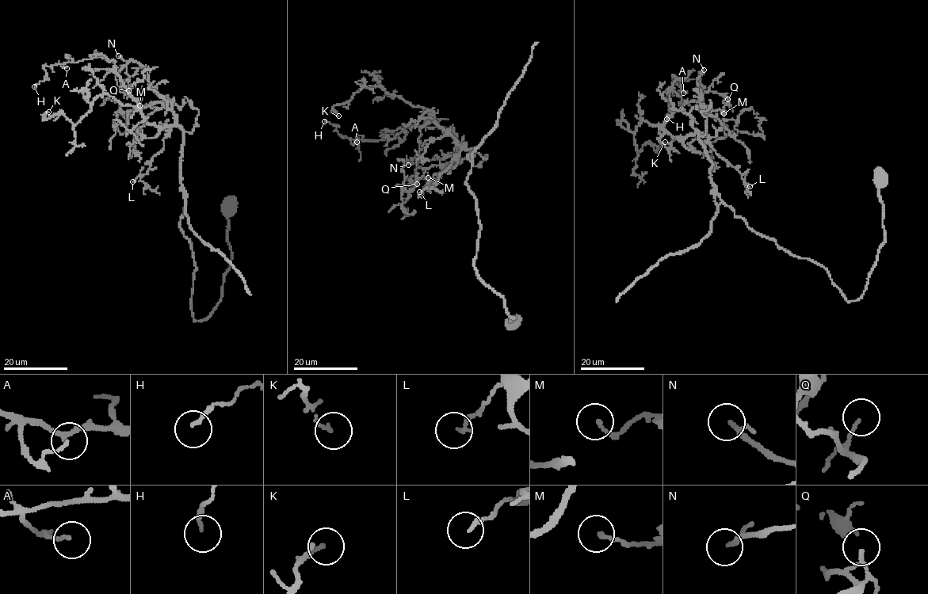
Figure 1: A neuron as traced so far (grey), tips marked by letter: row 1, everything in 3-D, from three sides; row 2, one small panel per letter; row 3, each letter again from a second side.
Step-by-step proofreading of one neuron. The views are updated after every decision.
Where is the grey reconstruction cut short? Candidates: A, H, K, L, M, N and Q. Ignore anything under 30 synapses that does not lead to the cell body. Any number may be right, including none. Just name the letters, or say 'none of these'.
none of these

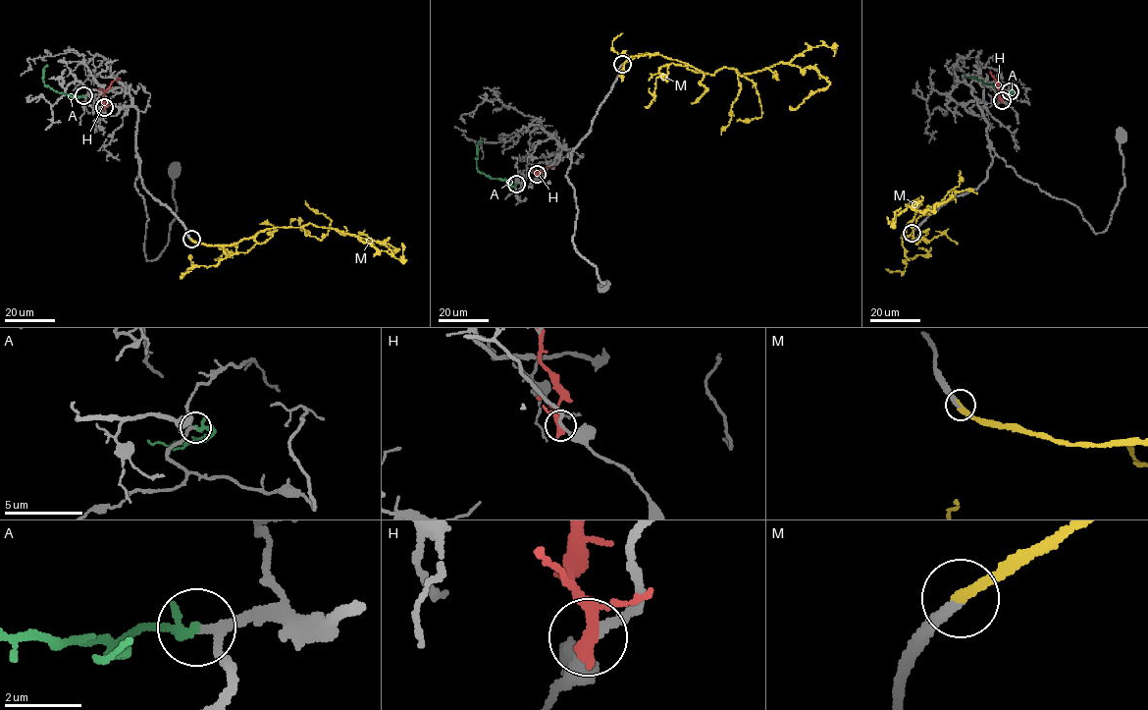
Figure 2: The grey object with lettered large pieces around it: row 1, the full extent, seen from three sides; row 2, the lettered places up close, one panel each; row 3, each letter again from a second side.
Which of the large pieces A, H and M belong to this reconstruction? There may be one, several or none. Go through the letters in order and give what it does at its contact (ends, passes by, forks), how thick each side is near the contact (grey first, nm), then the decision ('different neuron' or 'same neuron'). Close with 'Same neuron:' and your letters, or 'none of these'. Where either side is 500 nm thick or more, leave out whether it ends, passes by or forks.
A: it ends there; 190 nm thick on the grey side, 240 nm on the other; different neuron
H: it passes by; 200 nm thick on the grey side, 340 nm on the other; different neuron
M: it ends there; 280 nm thick on the grey side, 280 nm on the other; same neuron
Same neuron: M

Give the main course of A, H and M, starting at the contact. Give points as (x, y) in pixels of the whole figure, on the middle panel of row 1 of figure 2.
A: (516, 184), (511, 187), (504, 180), (490, 178), (478, 170), (477, 142), (481, 141)
H: (538, 174), (553, 166)
M: (622, 65), (659, 54), (713, 75), (734, 68), (744, 75), (782, 62), (813, 67), (830, 83), (796, 109)

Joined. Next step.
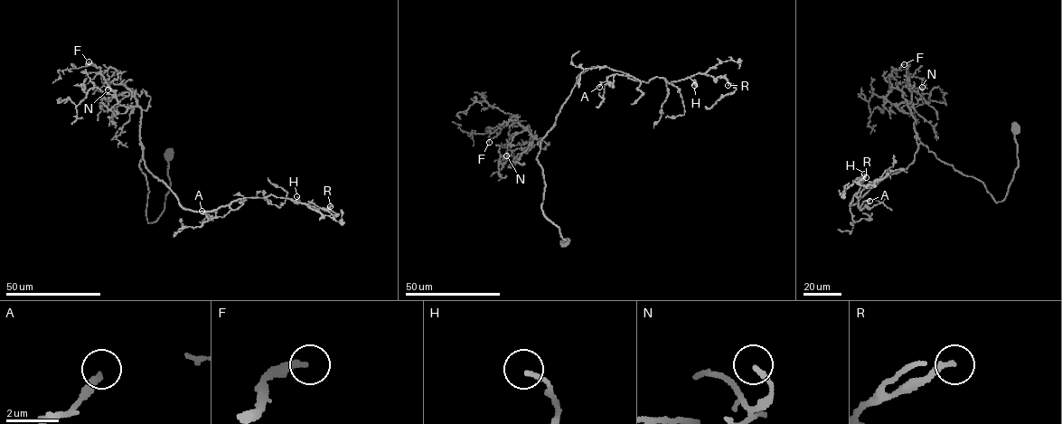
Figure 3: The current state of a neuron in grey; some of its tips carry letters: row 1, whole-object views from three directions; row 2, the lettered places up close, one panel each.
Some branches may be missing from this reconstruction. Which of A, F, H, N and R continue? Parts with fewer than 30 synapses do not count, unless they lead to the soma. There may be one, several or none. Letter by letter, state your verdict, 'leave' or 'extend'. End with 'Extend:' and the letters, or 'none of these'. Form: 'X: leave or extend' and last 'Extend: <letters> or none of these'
A: leave
F: extend
H: leave
N: leave
R: leave
Extend: F

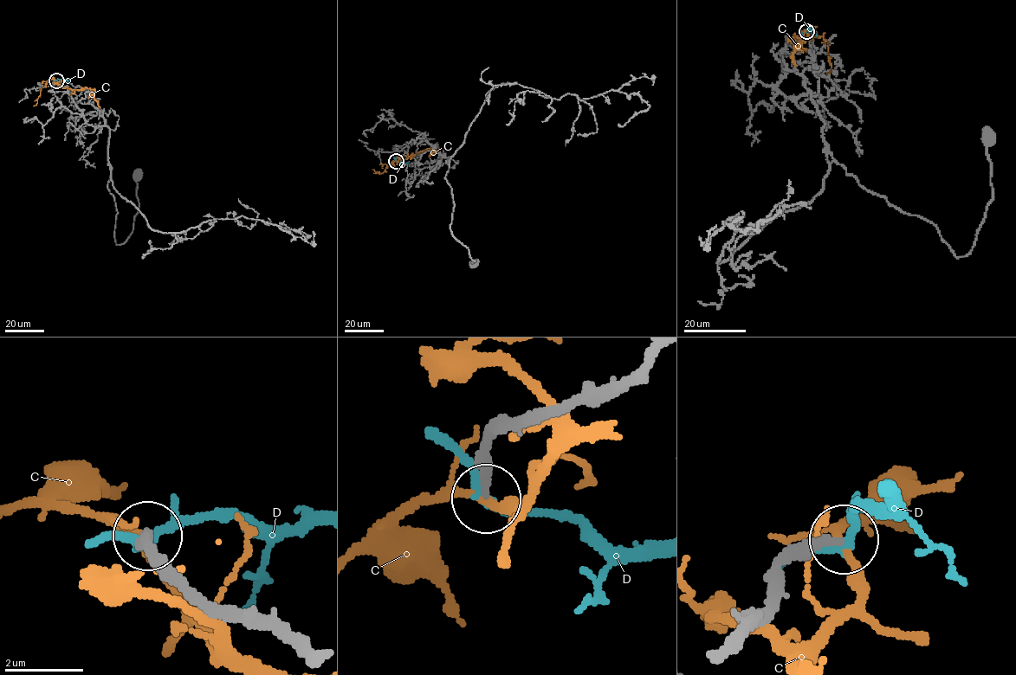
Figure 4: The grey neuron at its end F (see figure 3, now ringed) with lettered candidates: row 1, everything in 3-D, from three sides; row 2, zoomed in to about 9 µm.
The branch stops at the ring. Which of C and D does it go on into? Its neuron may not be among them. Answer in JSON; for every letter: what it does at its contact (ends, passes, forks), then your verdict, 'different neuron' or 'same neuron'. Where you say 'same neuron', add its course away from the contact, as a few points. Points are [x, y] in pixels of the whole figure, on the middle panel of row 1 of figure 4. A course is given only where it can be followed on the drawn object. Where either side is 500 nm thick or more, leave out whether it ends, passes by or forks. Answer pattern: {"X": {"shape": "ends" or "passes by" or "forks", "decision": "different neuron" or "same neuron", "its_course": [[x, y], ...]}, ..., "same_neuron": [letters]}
{"C": {"shape": "forks", "decision": "different neuron"}, "D": {"shape": "passes by", "decision": "different neuron"}, "same_neuron": []}

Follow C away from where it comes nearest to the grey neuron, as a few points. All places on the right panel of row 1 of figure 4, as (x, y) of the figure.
C: (805, 32), (807, 37), (799, 43), (788, 39), (793, 41), (794, 66)

